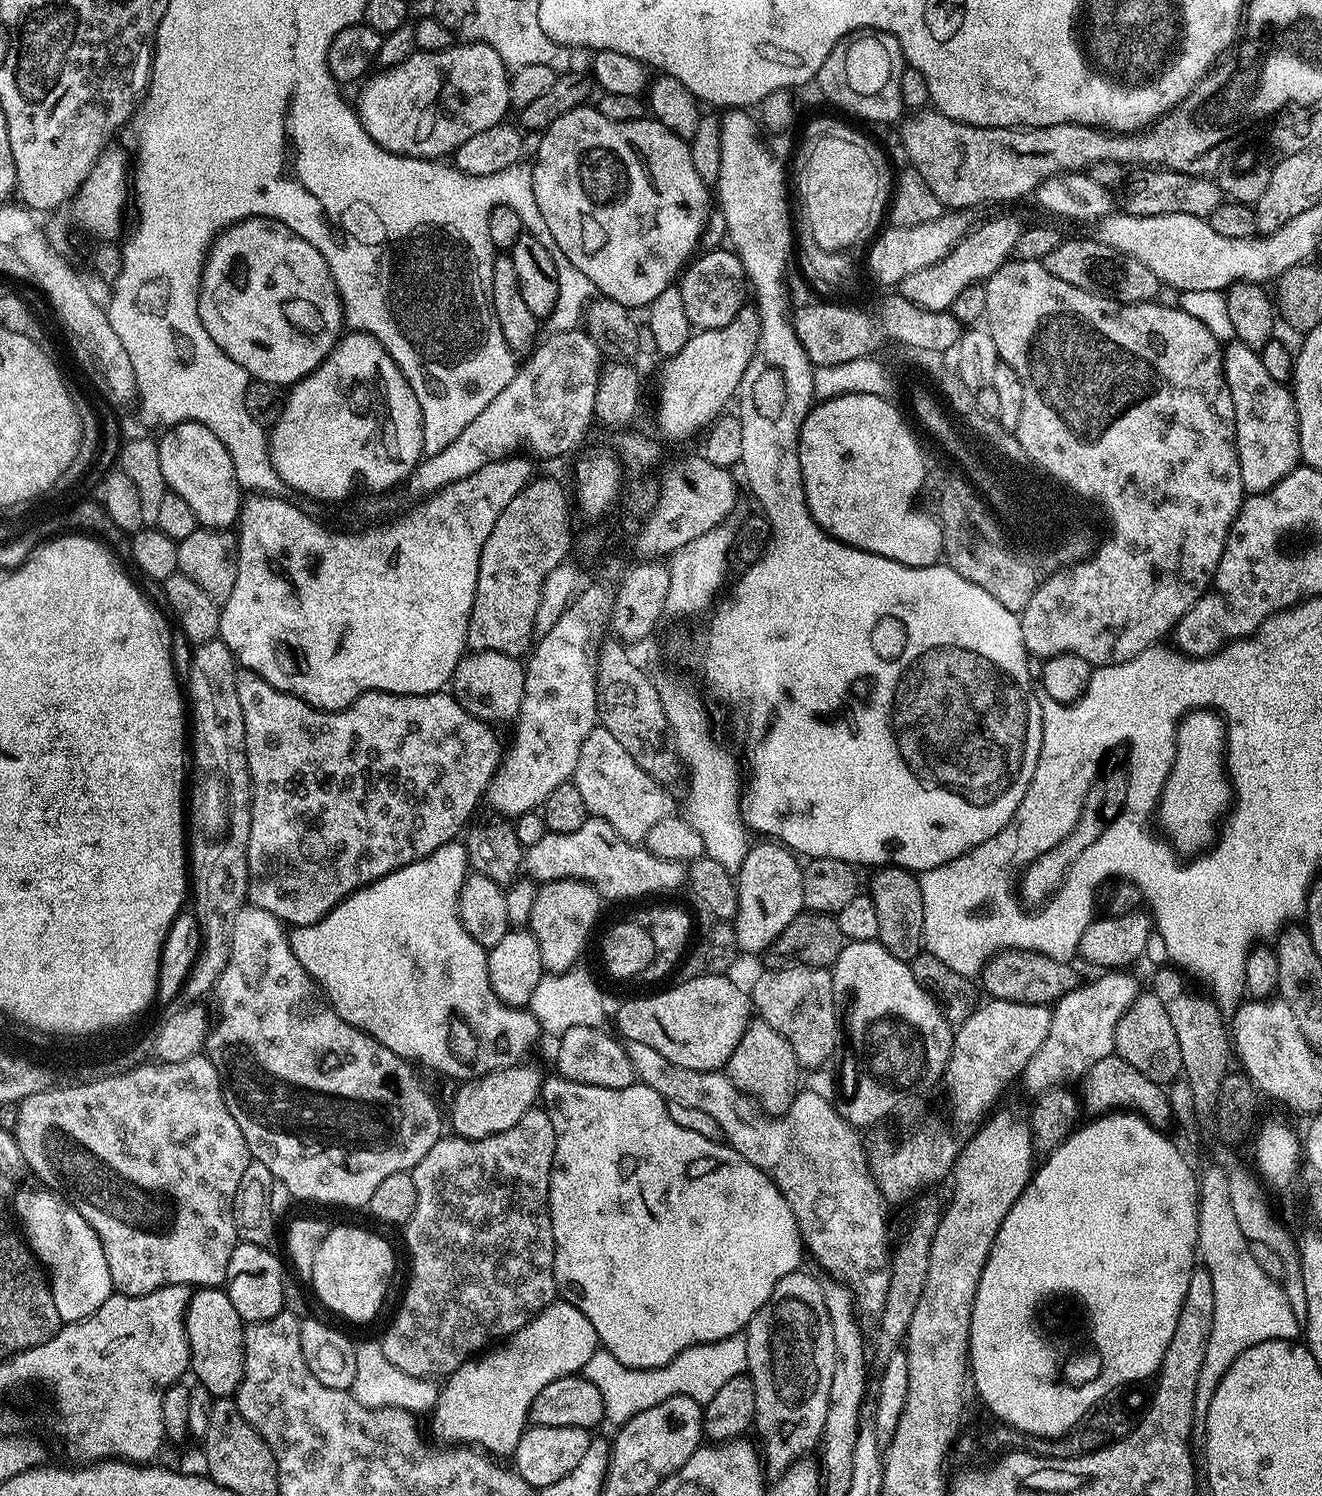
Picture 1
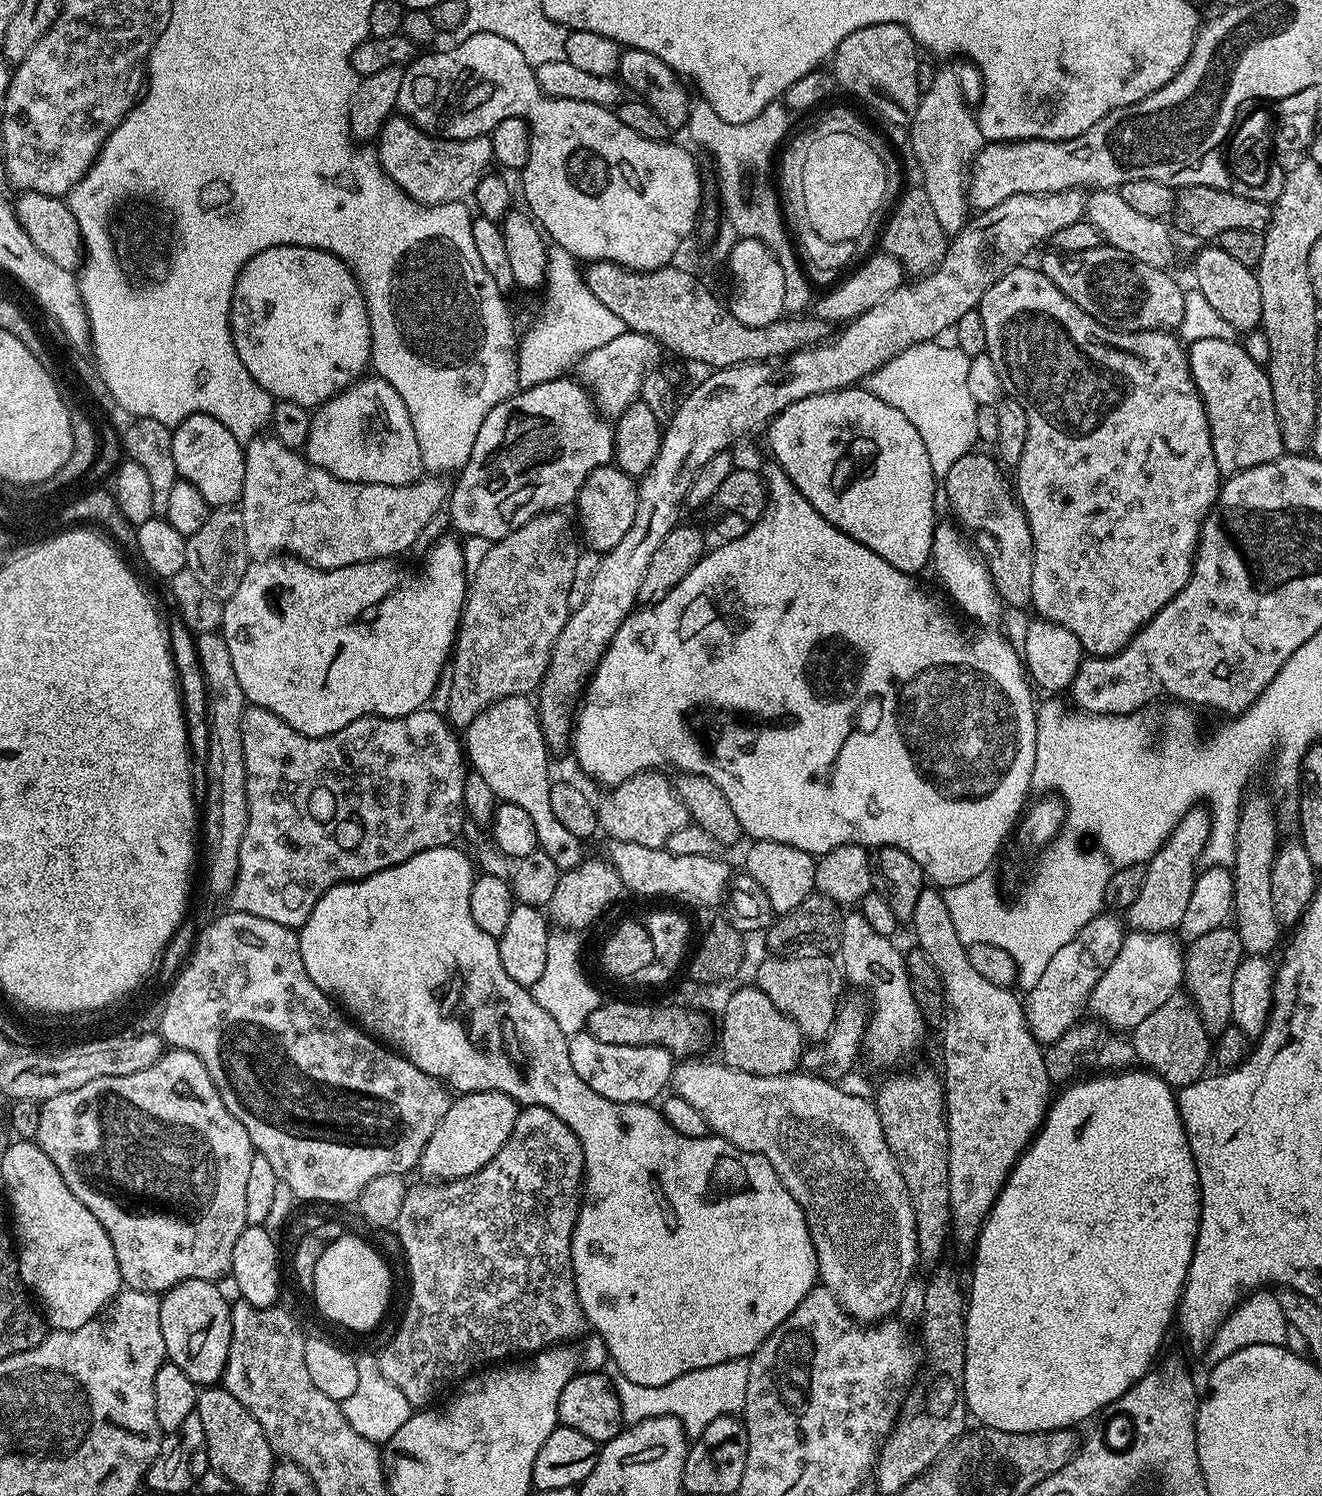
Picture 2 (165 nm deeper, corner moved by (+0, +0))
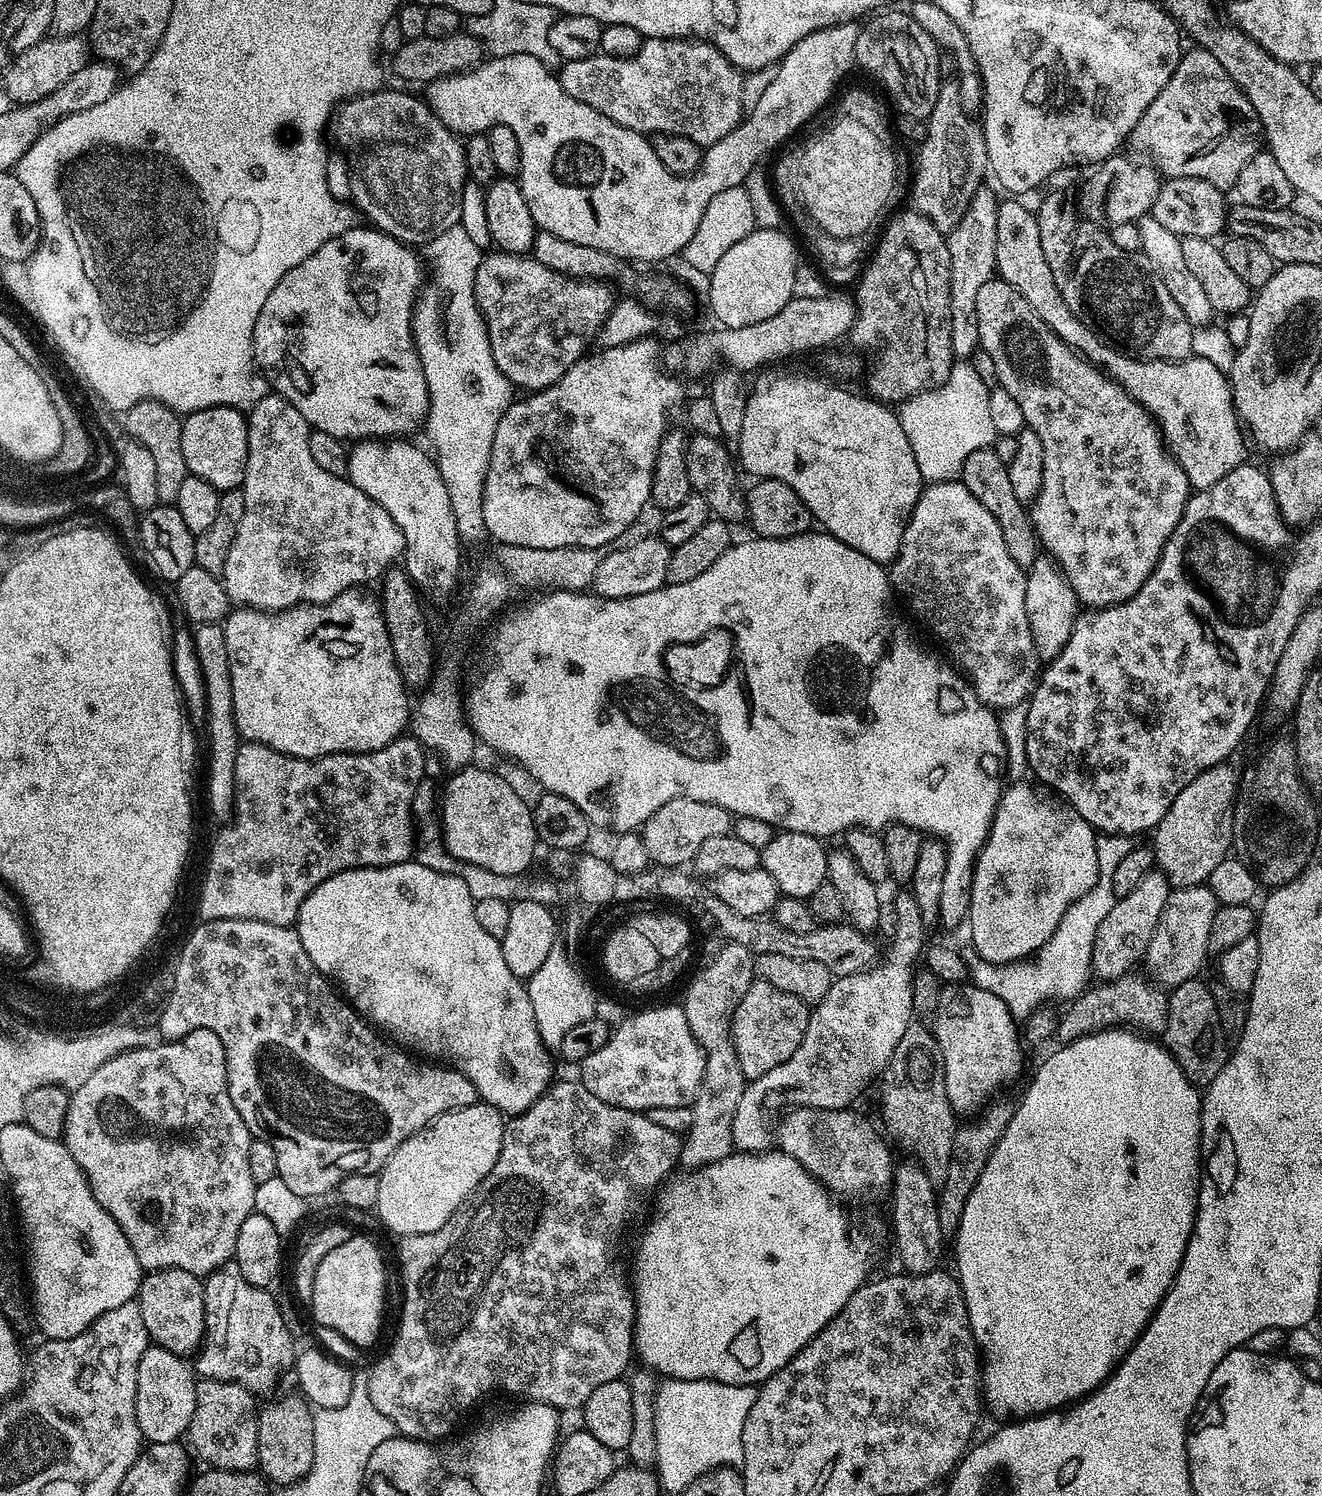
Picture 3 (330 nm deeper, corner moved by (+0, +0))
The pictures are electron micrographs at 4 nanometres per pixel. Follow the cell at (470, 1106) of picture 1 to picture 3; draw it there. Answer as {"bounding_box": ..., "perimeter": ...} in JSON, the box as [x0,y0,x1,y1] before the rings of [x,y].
{"bounding_box":[374,1102,505,1238],"perimeter":[[[485,1102],[462,1106],[458,1110],[450,1110],[438,1118],[434,1118],[422,1130],[418,1130],[413,1136],[406,1138],[406,1142],[402,1142],[402,1146],[398,1146],[398,1150],[394,1150],[394,1154],[390,1154],[390,1158],[386,1161],[383,1168],[380,1169],[378,1173],[378,1198],[376,1199],[374,1209],[375,1215],[380,1215],[381,1222],[384,1223],[390,1231],[397,1232],[397,1237],[400,1238],[413,1236],[414,1234],[430,1234],[434,1230],[446,1226],[448,1219],[467,1202],[473,1190],[486,1178],[486,1174],[490,1174],[490,1170],[494,1170],[494,1162],[498,1162],[498,1154],[502,1150],[505,1123],[505,1113],[498,1111],[494,1106]]]}

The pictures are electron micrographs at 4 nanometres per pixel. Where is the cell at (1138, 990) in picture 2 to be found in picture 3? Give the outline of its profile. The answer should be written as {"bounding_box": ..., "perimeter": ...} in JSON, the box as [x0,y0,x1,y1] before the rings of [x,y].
{"bounding_box":[1146,883,1217,986],"perimeter":[[[1207,883],[1169,891],[1168,901],[1162,910],[1162,918],[1158,918],[1158,926],[1146,957],[1147,975],[1157,985],[1175,986],[1201,975],[1200,967],[1204,959],[1210,956],[1210,926],[1214,922],[1217,907],[1217,898]]]}

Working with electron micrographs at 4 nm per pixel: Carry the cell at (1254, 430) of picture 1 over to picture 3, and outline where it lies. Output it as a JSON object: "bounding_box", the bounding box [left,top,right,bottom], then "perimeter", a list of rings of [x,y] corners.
{"bounding_box":[996,199,1246,489],"perimeter":[[[1004,199],[998,203],[996,231],[996,272],[999,279],[1014,286],[1014,290],[1030,302],[1030,310],[1046,322],[1061,342],[1103,369],[1146,409],[1159,424],[1160,435],[1164,437],[1168,451],[1182,466],[1193,489],[1214,486],[1218,478],[1226,478],[1230,470],[1245,463],[1246,436],[1236,416],[1232,385],[1226,373],[1214,366],[1214,362],[1206,362],[1206,358],[1191,355],[1187,360],[1138,360],[1103,343],[1094,330],[1087,328],[1066,306],[1058,290],[1058,282],[1054,282],[1050,262],[1046,262],[1046,254],[1042,254],[1036,212],[1019,204],[1016,201],[1019,199]]]}

